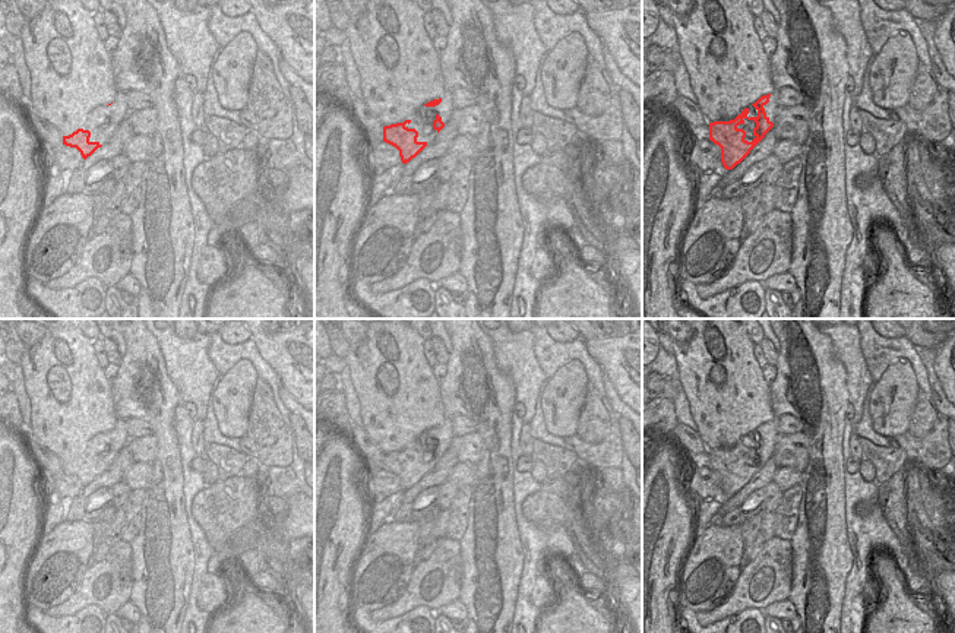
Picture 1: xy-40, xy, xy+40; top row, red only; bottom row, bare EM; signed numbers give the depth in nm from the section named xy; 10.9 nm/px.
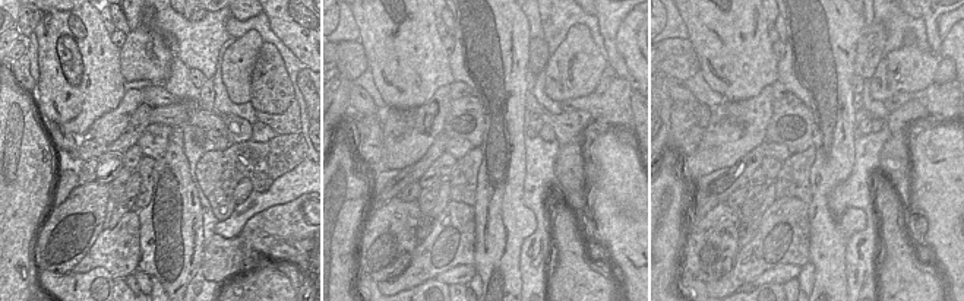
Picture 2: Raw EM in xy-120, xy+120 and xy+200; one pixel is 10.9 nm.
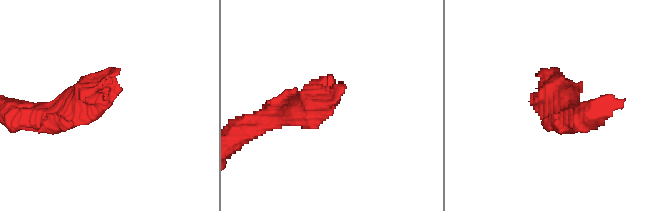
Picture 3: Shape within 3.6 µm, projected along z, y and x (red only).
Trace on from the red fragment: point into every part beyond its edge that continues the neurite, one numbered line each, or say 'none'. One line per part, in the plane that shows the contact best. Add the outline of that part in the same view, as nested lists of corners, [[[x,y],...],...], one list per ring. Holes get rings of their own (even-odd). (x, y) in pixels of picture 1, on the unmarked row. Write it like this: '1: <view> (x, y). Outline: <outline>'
1: xy+40 (749, 452). Outline: [[[743,446],[744,450],[739,452],[737,456],[743,456],[746,459],[744,468],[752,469],[756,463],[753,462],[753,456],[756,455],[756,450],[753,447]]]

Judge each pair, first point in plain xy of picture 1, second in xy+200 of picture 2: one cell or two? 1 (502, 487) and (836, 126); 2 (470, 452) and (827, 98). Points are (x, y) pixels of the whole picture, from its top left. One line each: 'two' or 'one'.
1: one
2: two

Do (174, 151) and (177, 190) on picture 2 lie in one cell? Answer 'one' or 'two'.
one

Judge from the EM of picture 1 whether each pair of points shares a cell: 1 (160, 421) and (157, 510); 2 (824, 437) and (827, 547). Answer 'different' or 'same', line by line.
1: same
2: same

